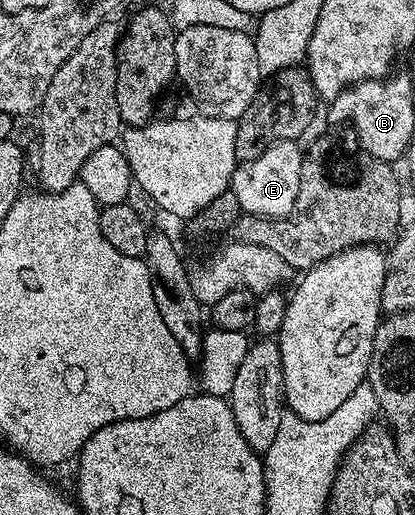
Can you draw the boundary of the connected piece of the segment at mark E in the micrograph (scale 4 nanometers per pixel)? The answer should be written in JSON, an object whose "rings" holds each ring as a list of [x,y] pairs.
{"rings":[[[285,140],[279,144],[274,144],[260,158],[248,160],[237,165],[232,174],[229,191],[233,194],[236,203],[242,207],[243,213],[252,216],[273,216],[281,218],[290,215],[290,211],[296,206],[296,198],[300,194],[300,166],[302,165],[303,149],[298,149],[299,145],[292,140]]]}

